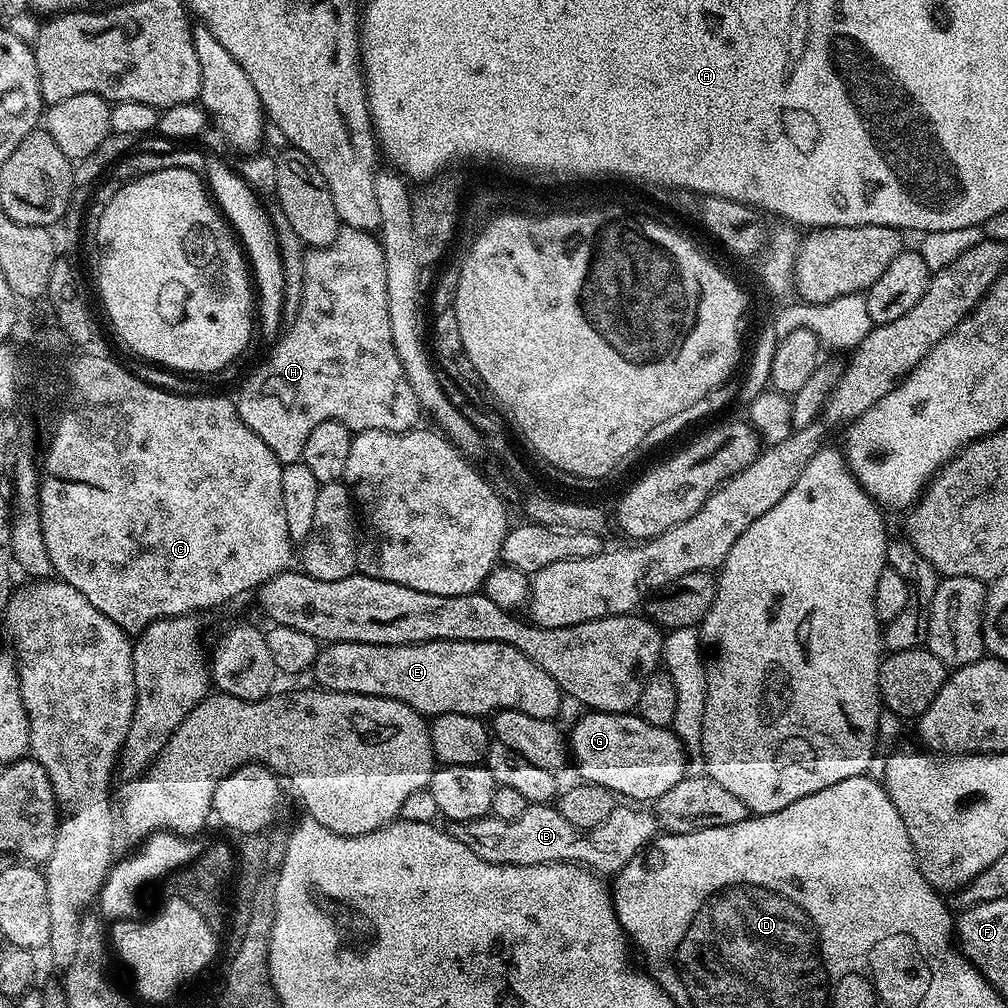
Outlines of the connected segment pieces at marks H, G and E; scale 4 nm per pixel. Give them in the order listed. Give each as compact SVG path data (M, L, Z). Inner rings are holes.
M345 227L325 248L305 251L302 302L289 324L271 345L272 353L249 374L236 400L242 422L274 450L281 465L295 464L303 457L306 438L322 422L336 420L353 434L366 430L411 432L421 423L420 403L414 398L398 354L394 354L384 248L373 233Z
M588 710L583 714L573 726L572 736L570 732L570 760L576 763L577 777L583 783L606 786L606 790L623 799L625 796L628 802L655 802L684 780L689 757L671 727L650 726L632 712Z
M431 640L421 644L363 644L338 642L321 647L316 655L315 683L330 692L353 692L367 696L394 698L406 702L425 718L442 714L466 714L481 718L491 717L504 708L522 710L534 718L555 721L560 712L560 687L526 654L498 642L458 642L457 640Z

